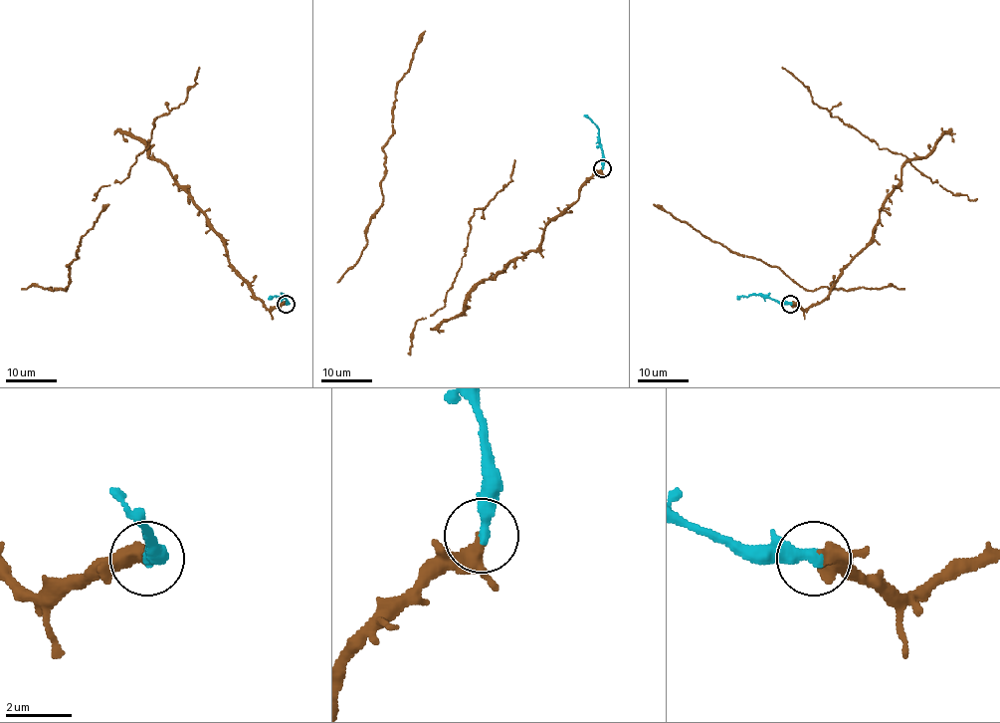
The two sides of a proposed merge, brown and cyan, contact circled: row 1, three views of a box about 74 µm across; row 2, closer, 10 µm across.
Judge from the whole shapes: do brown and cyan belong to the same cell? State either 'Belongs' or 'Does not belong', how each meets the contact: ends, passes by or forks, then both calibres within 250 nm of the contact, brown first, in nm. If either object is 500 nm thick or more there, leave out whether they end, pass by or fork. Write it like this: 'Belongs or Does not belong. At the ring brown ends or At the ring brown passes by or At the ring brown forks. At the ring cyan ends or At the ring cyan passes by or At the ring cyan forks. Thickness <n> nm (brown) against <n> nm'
Belongs. At the ring brown passes by. At the ring cyan ends. Thickness 320 nm (brown) against 400 nm

